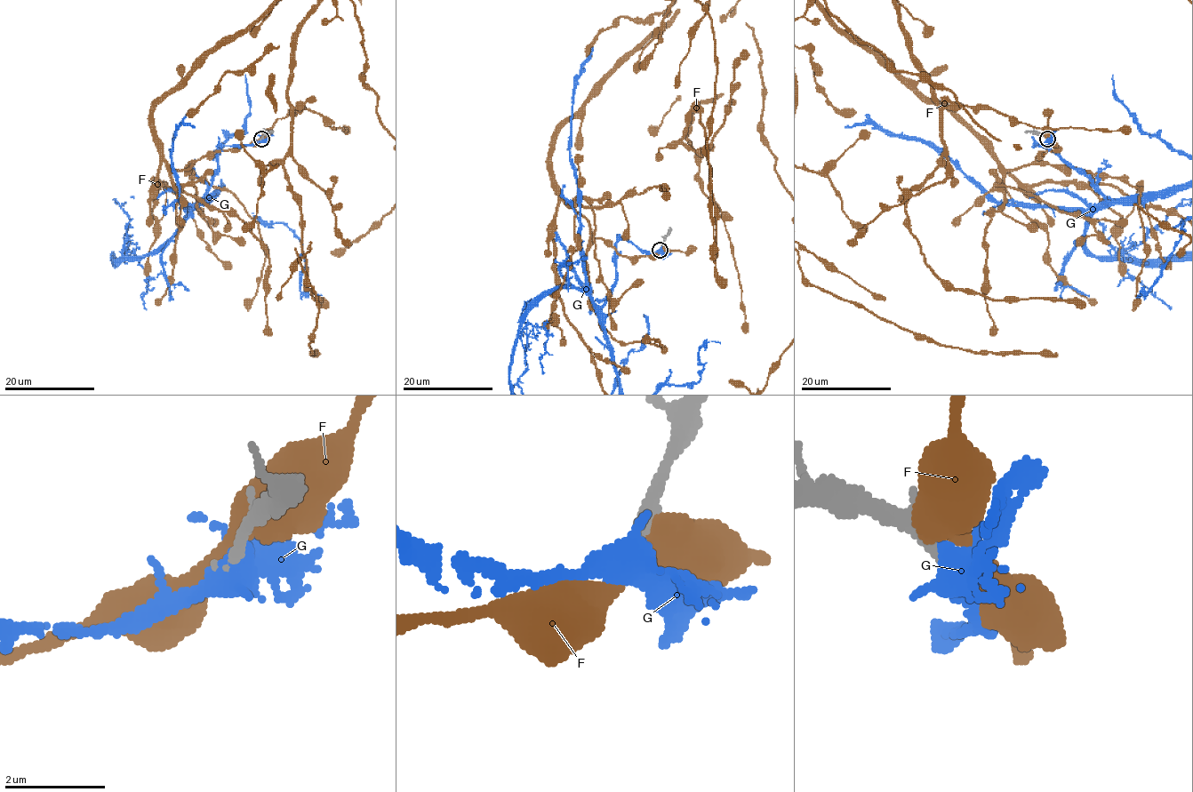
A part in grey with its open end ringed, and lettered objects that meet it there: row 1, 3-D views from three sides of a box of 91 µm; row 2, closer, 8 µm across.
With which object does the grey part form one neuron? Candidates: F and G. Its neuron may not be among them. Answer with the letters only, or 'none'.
G

